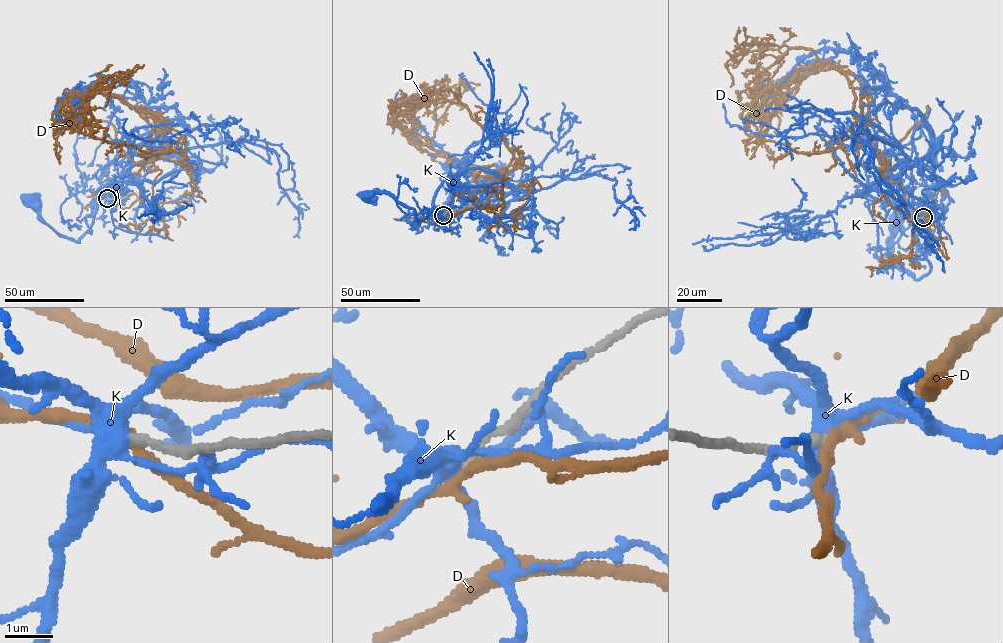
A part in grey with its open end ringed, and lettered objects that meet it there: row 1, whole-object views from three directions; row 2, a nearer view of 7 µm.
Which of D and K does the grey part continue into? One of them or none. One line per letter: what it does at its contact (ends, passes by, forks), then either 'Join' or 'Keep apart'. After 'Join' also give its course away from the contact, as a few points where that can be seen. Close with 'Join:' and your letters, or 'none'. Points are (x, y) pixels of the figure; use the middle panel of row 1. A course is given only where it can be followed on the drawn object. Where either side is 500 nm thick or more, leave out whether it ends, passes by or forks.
D: It passes by. Keep apart
K: It forks there. Keep apart
Join: none

